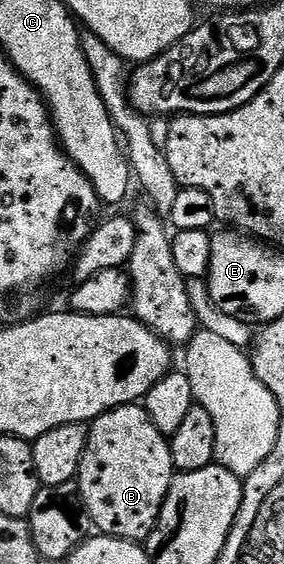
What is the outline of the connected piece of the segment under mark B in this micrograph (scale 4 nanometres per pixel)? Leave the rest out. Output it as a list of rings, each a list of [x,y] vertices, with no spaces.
[[[140,404],[119,406],[92,419],[78,485],[92,525],[101,535],[138,543],[151,538],[174,477],[168,443]]]

